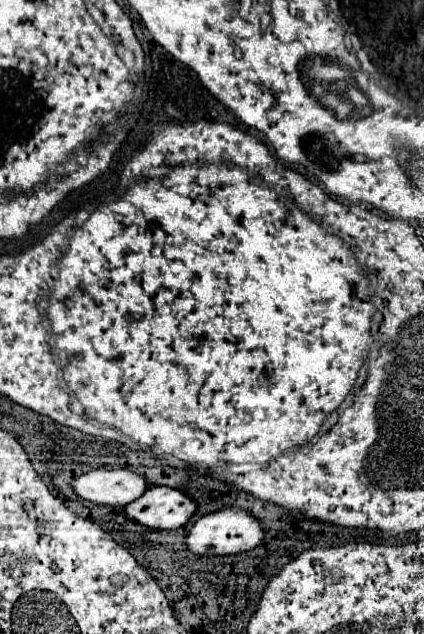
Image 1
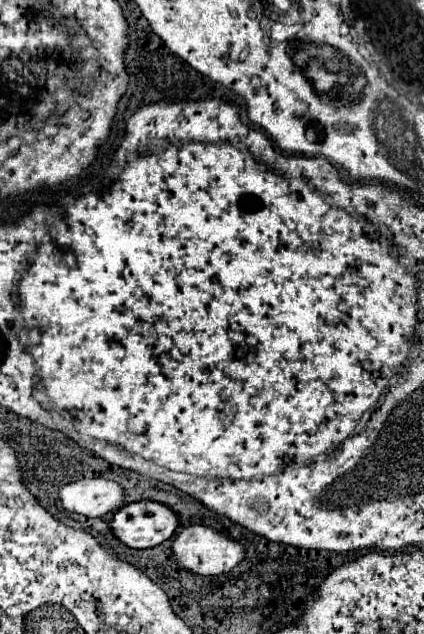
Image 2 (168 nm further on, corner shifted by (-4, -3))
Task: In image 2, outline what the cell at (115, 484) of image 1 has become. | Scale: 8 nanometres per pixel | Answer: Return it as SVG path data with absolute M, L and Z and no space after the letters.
M84 478L78 482L70 482L58 494L64 510L88 518L104 516L112 510L118 510L122 504L122 496L124 492L120 484L104 478Z

